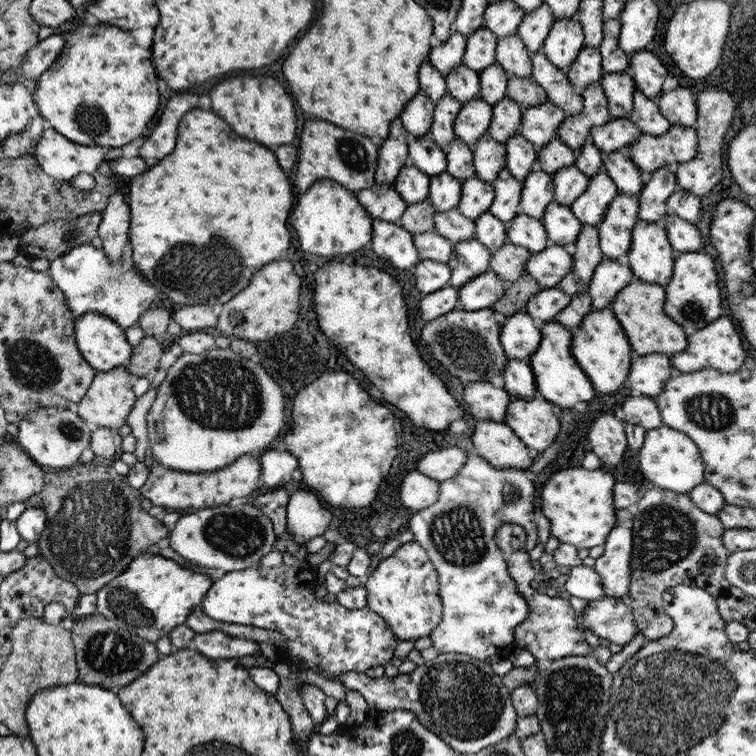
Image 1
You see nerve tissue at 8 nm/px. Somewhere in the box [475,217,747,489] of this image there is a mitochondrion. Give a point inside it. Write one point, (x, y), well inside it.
(716, 412)

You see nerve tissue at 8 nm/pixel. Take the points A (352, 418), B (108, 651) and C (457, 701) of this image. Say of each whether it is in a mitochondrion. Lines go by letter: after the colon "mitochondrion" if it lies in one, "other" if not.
A: mitochondrion
B: mitochondrion
C: mitochondrion

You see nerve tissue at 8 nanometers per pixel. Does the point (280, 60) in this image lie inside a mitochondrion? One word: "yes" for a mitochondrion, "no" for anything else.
no

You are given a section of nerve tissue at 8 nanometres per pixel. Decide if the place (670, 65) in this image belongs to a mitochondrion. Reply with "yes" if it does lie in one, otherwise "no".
no

